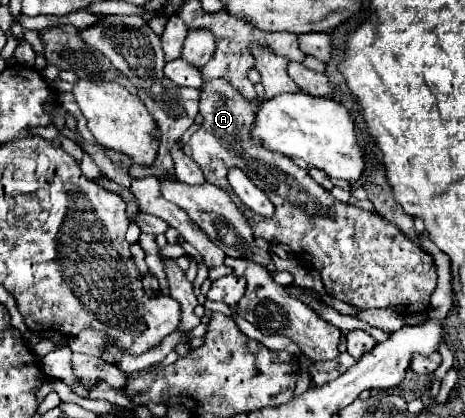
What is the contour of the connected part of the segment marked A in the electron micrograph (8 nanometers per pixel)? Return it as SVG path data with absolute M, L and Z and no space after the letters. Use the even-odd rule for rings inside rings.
M227 79L205 81L199 91L199 115L203 117L203 123L199 131L191 135L191 141L183 151L197 161L209 183L221 187L229 195L233 195L233 191L225 177L227 169L233 165L245 169L249 179L265 189L269 199L277 205L273 217L257 217L253 211L239 207L249 219L255 239L287 245L299 261L305 259L321 273L329 295L355 307L391 307L404 314L423 313L429 308L429 297L437 285L437 269L427 251L381 215L333 199L329 191L321 189L321 185L317 185L309 173L299 169L289 157L253 145L249 129L253 125L255 107L233 89Z

